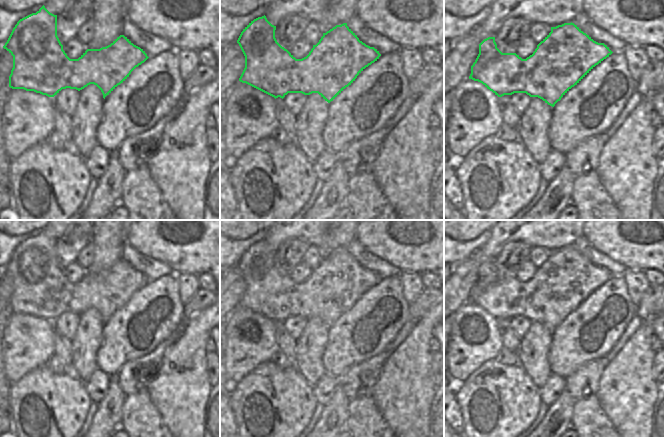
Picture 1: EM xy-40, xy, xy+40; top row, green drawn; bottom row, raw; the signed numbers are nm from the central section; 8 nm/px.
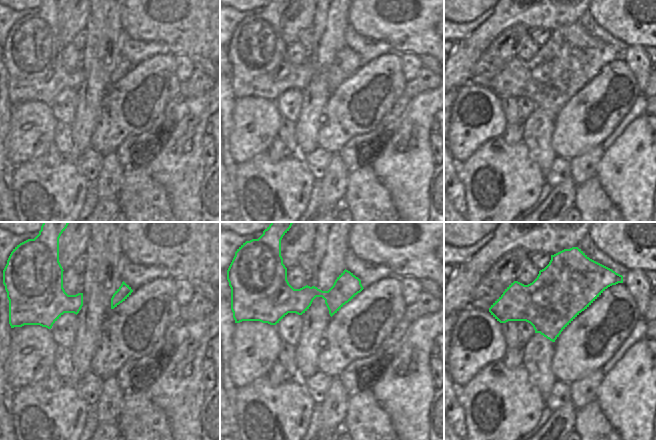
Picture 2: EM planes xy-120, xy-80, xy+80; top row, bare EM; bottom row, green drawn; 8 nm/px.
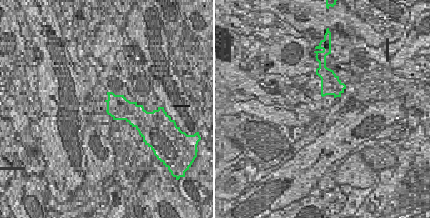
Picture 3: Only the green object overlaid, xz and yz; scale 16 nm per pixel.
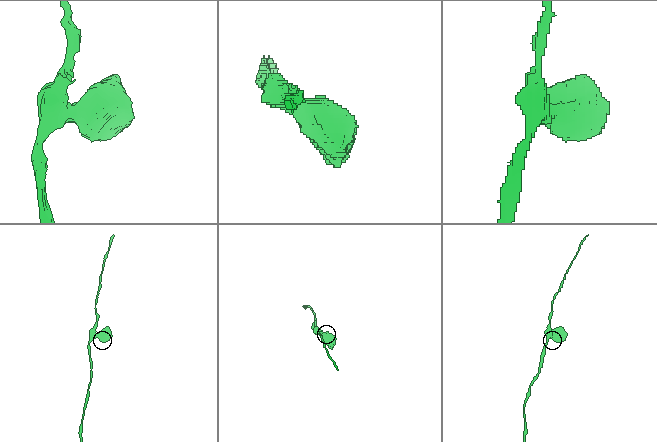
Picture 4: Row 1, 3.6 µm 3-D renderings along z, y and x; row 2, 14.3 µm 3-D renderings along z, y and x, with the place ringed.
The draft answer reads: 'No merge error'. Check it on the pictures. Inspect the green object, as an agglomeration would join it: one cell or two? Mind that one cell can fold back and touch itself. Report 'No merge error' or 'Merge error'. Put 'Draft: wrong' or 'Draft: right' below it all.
No merge error.
Draft: right

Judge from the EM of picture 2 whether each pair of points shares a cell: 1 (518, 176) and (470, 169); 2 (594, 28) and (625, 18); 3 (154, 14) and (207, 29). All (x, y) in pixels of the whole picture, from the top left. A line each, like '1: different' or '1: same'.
1: same
2: different
3: same

